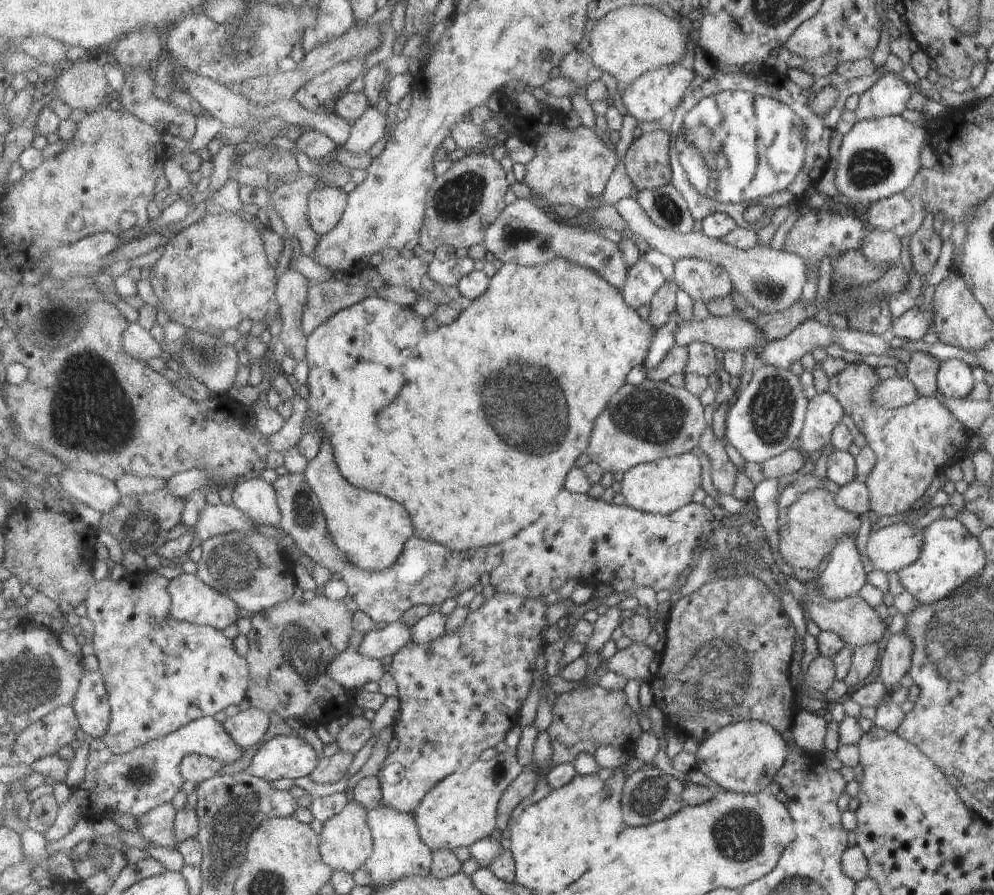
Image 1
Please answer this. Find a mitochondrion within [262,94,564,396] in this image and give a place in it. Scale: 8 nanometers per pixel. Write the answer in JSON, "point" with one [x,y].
{"point":[457,200]}

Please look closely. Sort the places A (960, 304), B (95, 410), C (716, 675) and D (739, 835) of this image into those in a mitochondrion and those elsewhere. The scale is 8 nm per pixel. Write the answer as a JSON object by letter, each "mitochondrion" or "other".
{"A":"other","B":"mitochondrion","C":"mitochondrion","D":"mitochondrion"}

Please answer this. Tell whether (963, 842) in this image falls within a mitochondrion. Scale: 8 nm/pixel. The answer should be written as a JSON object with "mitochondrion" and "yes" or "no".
{"mitochondrion":"no"}

